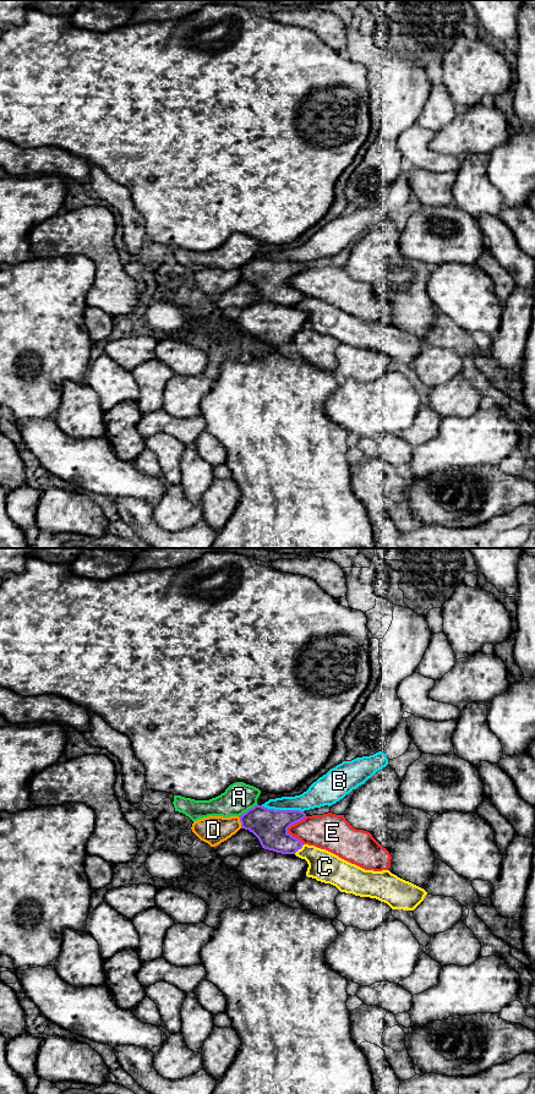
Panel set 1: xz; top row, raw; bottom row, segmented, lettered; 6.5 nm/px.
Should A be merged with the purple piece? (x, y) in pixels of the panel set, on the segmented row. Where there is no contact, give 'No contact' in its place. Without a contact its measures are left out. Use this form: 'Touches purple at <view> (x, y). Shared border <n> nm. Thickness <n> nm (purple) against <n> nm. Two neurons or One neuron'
Touches purple at xz (249, 809). Shared border 150 nm. Thickness 220 nm (purple) against 200 nm. Two neurons

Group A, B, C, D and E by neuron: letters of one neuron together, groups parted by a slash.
A / B / C E / D

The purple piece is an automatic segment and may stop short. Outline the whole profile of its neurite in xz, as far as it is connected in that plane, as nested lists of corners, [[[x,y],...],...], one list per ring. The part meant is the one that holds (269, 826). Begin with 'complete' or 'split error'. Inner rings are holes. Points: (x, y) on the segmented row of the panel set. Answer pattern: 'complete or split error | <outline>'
complete | [[[257,804],[239,817],[241,828],[252,832],[264,849],[295,854],[304,846],[299,838],[288,832],[291,825],[306,817],[304,811],[274,810]]]

